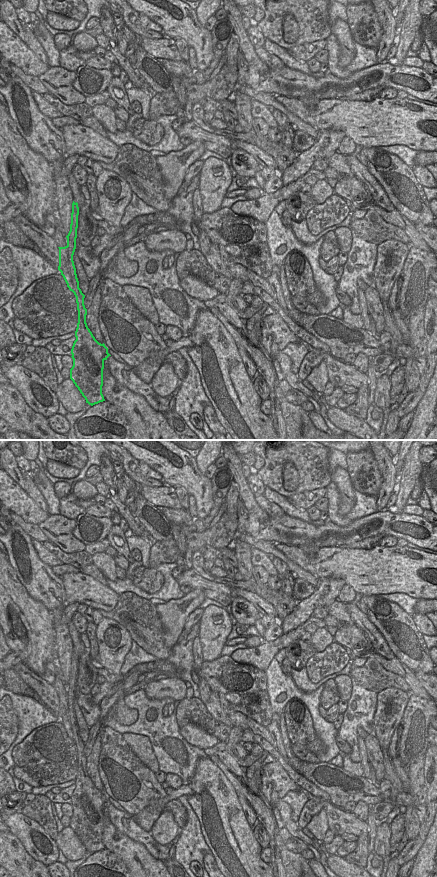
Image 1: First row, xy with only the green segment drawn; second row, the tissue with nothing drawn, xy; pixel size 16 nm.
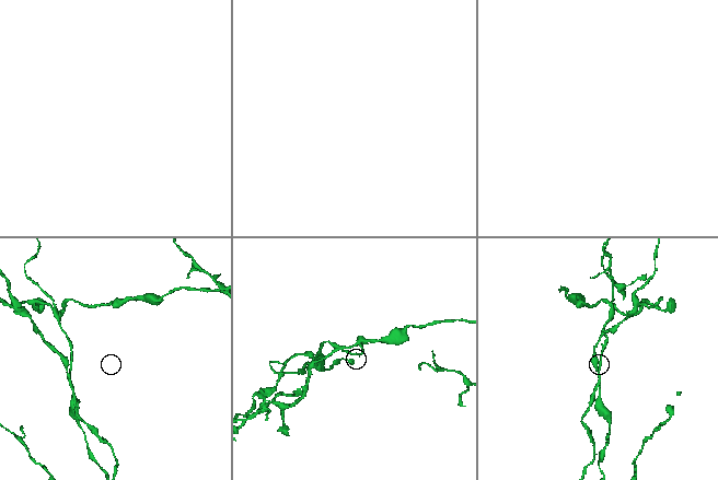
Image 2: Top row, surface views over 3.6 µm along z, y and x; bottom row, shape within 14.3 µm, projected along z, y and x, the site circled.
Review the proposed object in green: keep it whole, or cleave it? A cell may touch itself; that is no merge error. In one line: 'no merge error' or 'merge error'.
merge error

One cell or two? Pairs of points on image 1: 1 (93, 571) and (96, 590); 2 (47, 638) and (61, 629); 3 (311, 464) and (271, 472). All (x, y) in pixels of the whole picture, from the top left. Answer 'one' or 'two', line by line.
1: two
2: two
3: one

